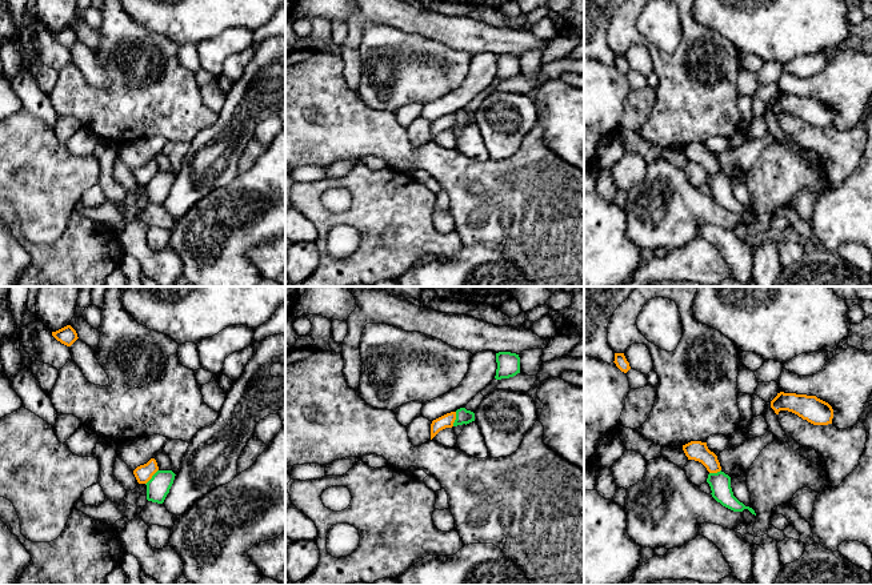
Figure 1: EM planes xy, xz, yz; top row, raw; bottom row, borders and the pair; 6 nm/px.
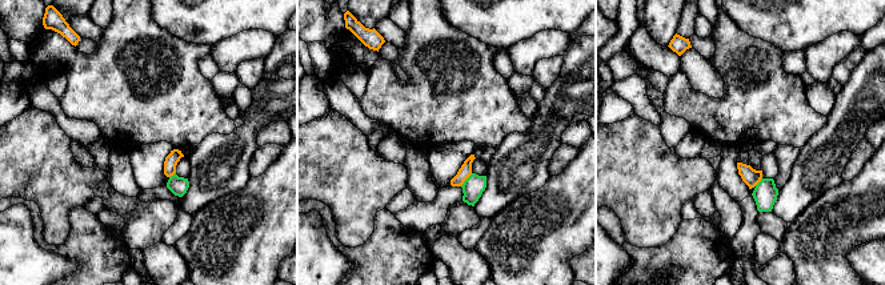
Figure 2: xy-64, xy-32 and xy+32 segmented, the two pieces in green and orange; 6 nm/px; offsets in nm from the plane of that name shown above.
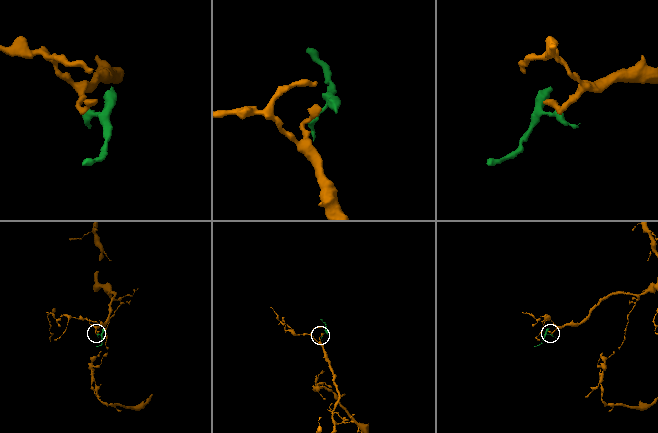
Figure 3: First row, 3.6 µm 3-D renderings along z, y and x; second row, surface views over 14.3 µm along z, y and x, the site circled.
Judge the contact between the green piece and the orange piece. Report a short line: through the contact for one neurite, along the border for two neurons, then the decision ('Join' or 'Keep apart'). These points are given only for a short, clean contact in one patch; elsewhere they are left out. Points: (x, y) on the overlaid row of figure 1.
Line: xy (158, 469), (146, 484). Keep apart

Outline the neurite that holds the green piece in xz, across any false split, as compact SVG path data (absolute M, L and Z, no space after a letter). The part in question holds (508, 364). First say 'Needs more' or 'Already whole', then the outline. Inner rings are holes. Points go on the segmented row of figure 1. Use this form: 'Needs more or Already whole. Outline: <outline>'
Already whole. Outline: M499 352L496 353L496 362L496 380L509 378L520 373L520 357L516 353Z

